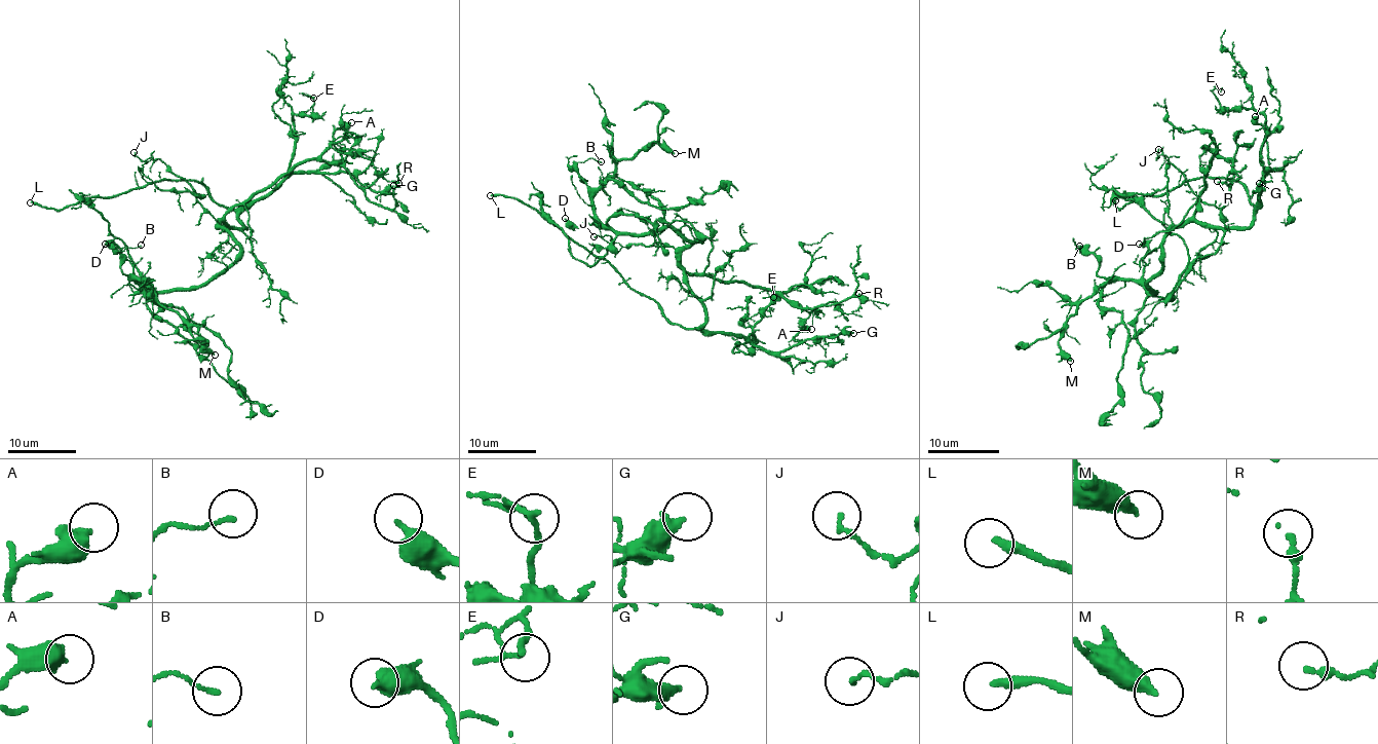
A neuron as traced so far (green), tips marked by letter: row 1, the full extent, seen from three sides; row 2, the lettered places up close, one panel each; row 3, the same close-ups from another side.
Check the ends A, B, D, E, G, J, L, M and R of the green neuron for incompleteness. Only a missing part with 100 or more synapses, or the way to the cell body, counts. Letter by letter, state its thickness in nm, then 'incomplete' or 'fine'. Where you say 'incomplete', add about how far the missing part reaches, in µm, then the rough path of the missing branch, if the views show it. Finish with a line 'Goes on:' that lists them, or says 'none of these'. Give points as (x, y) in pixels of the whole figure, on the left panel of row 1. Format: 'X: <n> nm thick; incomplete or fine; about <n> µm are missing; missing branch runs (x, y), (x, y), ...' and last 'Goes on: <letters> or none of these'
A: 550 nm thick; fine
B: 120 nm thick; fine
D: 360 nm thick; fine
E: 100 nm thick; fine
G: 420 nm thick; fine
J: 150 nm thick; fine
L: 280 nm thick; incomplete; about 10 µm are missing
M: 400 nm thick; fine
R: 280 nm thick; fine
Goes on: L

